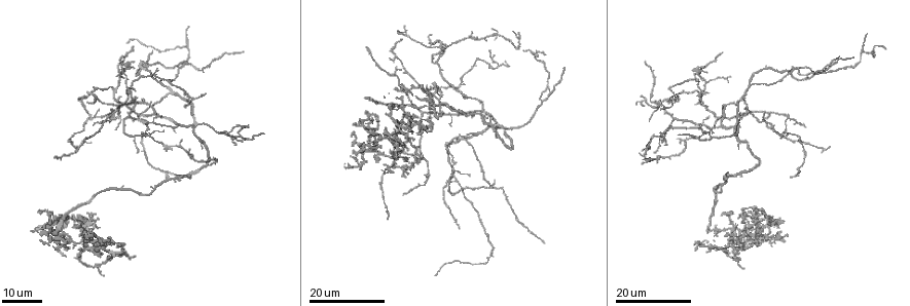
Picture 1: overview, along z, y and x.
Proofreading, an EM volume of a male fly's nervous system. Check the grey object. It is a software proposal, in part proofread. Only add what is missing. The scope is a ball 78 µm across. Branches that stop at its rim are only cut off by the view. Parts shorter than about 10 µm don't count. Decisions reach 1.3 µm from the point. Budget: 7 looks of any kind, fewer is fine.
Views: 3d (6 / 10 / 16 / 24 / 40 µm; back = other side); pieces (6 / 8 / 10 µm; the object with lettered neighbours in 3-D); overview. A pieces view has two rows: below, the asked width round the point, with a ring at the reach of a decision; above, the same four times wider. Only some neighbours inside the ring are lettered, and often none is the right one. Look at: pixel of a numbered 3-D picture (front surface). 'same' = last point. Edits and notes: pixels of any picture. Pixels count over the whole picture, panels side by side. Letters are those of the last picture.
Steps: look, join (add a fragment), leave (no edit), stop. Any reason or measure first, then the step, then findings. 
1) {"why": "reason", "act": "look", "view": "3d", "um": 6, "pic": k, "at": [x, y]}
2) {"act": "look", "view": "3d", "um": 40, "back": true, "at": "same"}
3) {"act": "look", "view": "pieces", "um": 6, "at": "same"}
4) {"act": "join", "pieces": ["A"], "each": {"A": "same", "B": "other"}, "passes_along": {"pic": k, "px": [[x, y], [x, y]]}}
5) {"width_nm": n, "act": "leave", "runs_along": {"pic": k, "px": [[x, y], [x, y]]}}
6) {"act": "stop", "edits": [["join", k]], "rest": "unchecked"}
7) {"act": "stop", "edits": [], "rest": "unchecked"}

{"why": "end of a long branch", "act": "look", "view": "3d", "um": 16, "pic": 1, "at": [132, 47]}

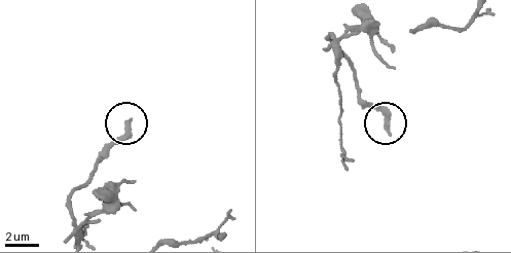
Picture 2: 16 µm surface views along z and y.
{"act": "look", "view": "pieces", "um": 10, "pic": 2, "at": [388, 132]}

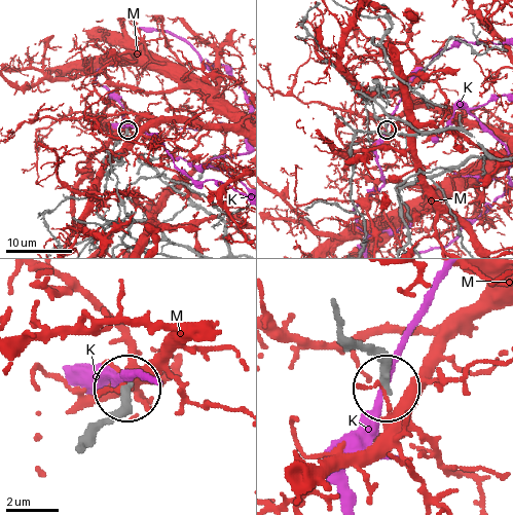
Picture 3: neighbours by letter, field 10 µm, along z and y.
{"act": "leave", "each": {"K": "other", "M": "other"}, "runs_along": {"pic": 3, "px": [[80, 450], [113, 414], [124, 391]]}, "found": "none of them fits"}

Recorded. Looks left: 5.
{"why": "end of a long branch", "act": "look", "view": "3d", "um": 24, "pic": 1, "at": [394, 168]}

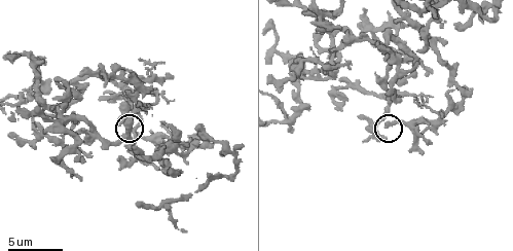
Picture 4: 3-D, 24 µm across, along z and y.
{"act": "look", "view": "pieces", "um": 6, "pic": 4, "at": [388, 123]}

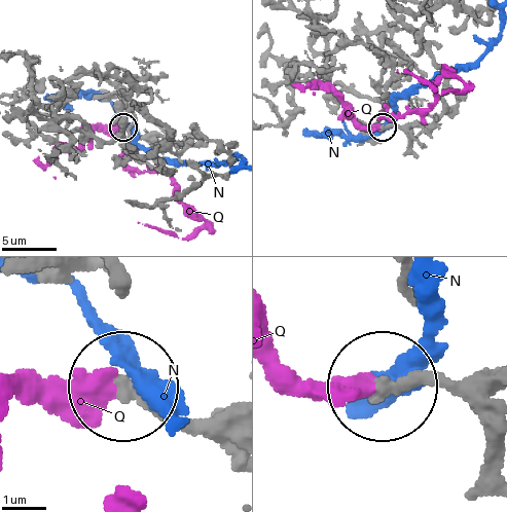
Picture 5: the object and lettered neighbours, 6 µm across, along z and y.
{"width_nm": 300, "act": "leave", "each": {"N": "other", "Q": "other"}, "runs_along": {"pic": 5, "px": [[490, 387], [383, 387]]}, "found": "no lettered fragment goes on from it"}

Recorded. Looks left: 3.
{"why": "free end", "act": "look", "view": "3d", "um": 16, "pic": 1, "at": [440, 111]}

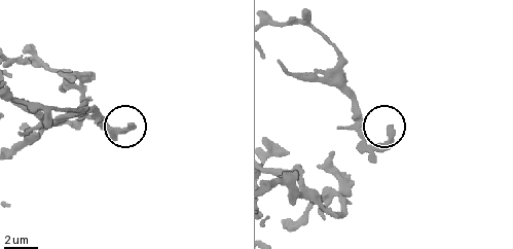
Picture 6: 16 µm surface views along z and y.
{"act": "look", "view": "pieces", "um": 8, "pic": 6, "at": [389, 131]}

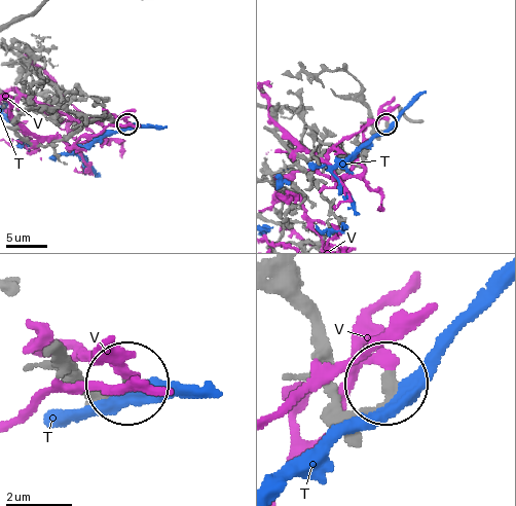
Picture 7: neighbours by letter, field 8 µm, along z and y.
{"act": "leave", "each": {"T": "other", "V": "other"}, "found": "no lettered fragment goes on from it"}

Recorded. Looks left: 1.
{"act": "stop", "edits": [], "rest": "unchecked"}

